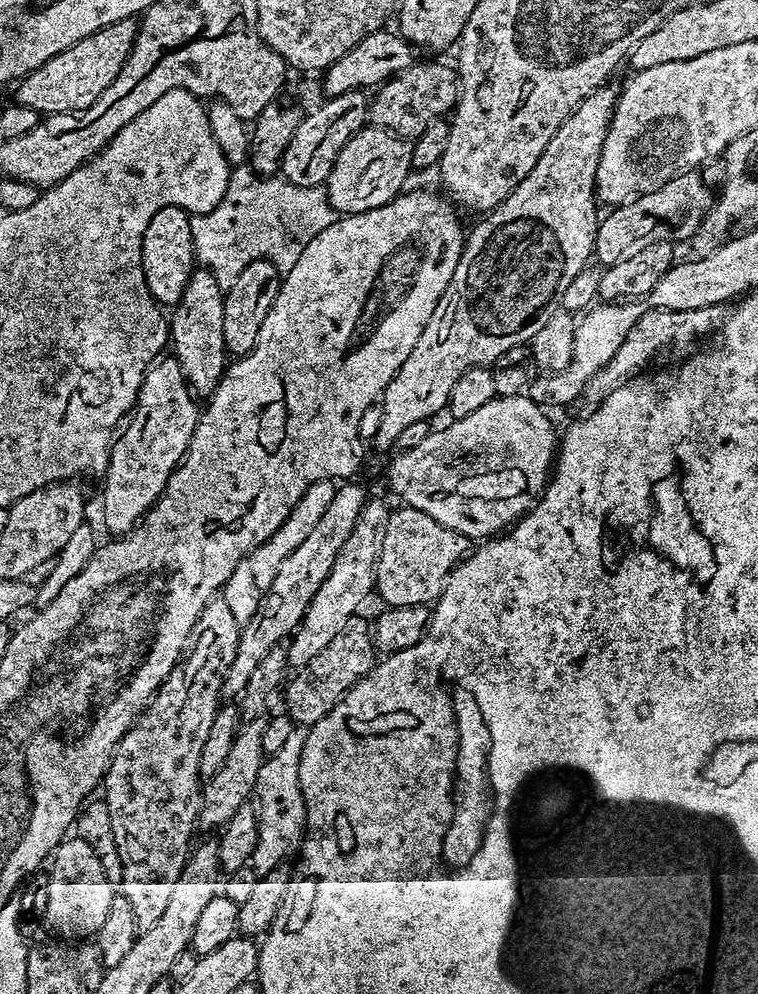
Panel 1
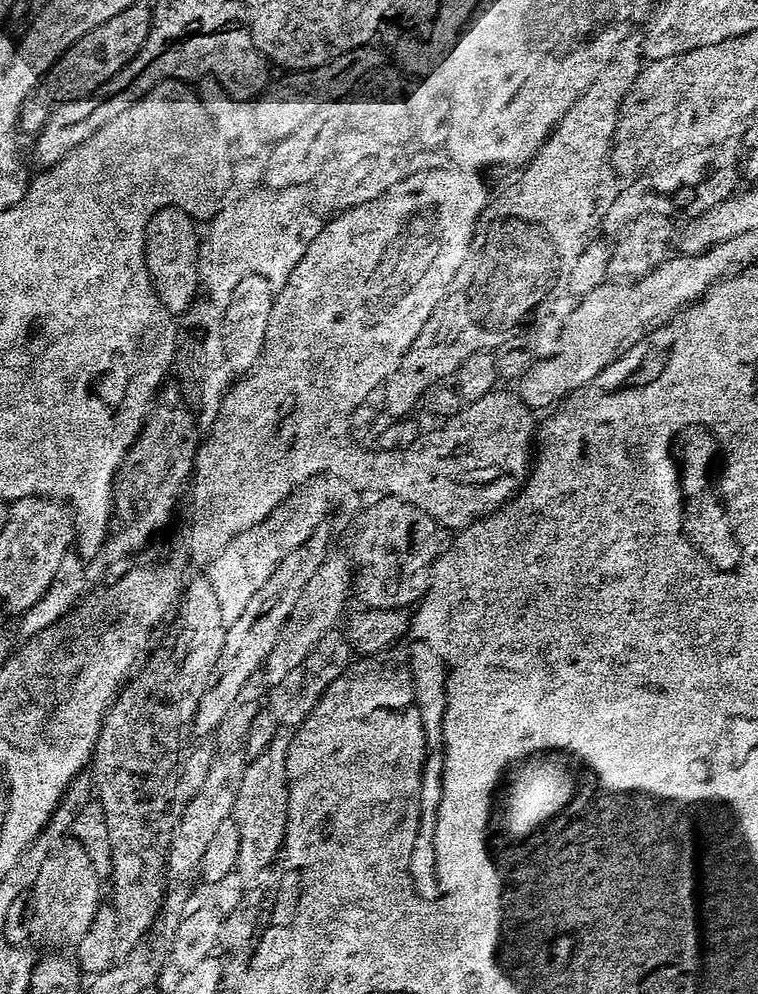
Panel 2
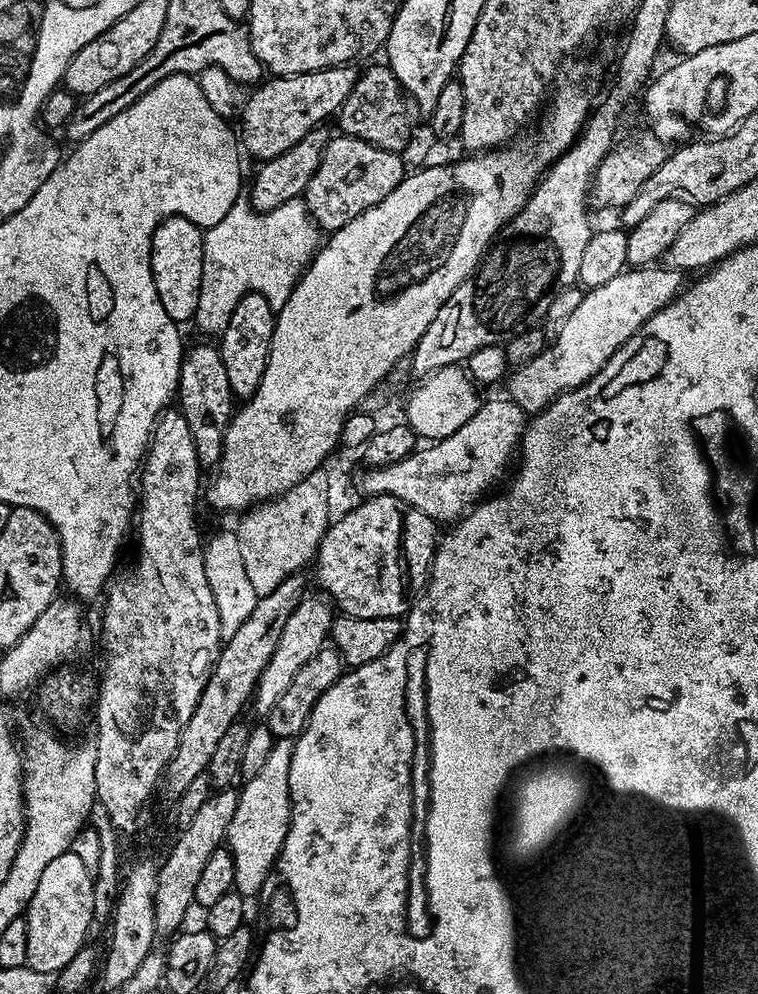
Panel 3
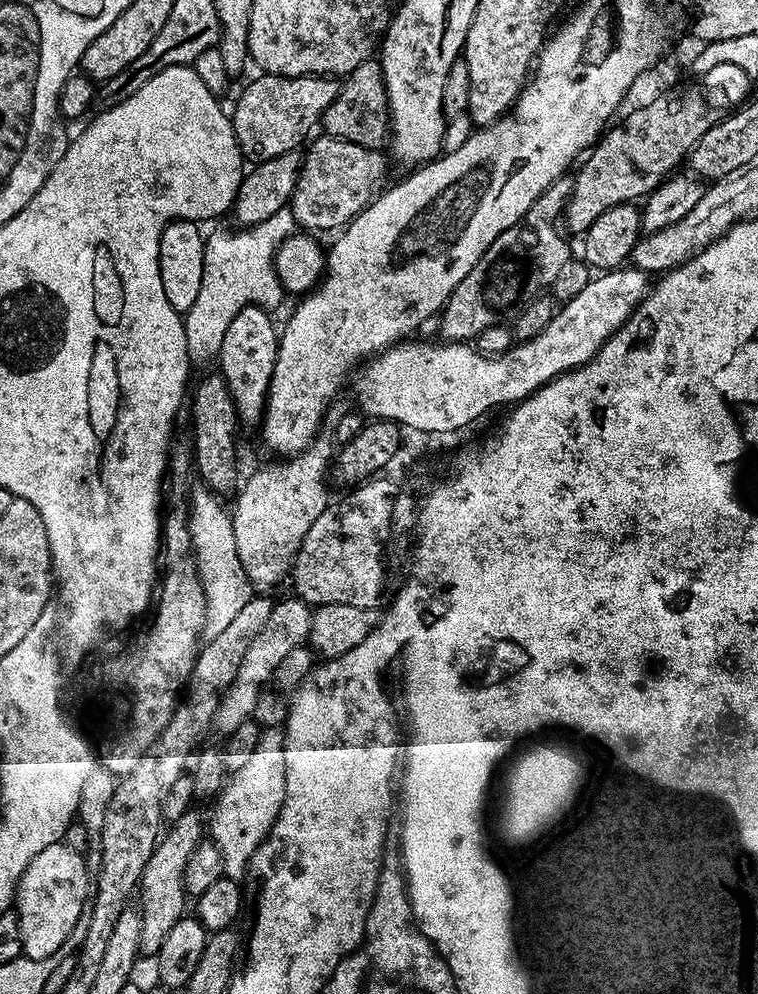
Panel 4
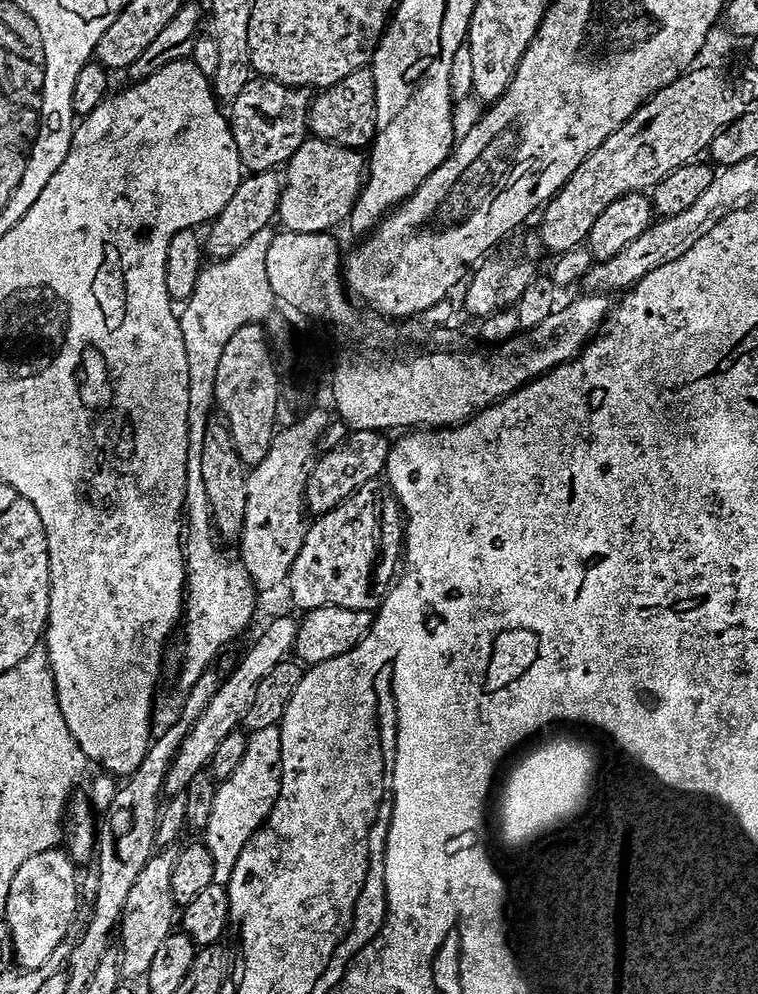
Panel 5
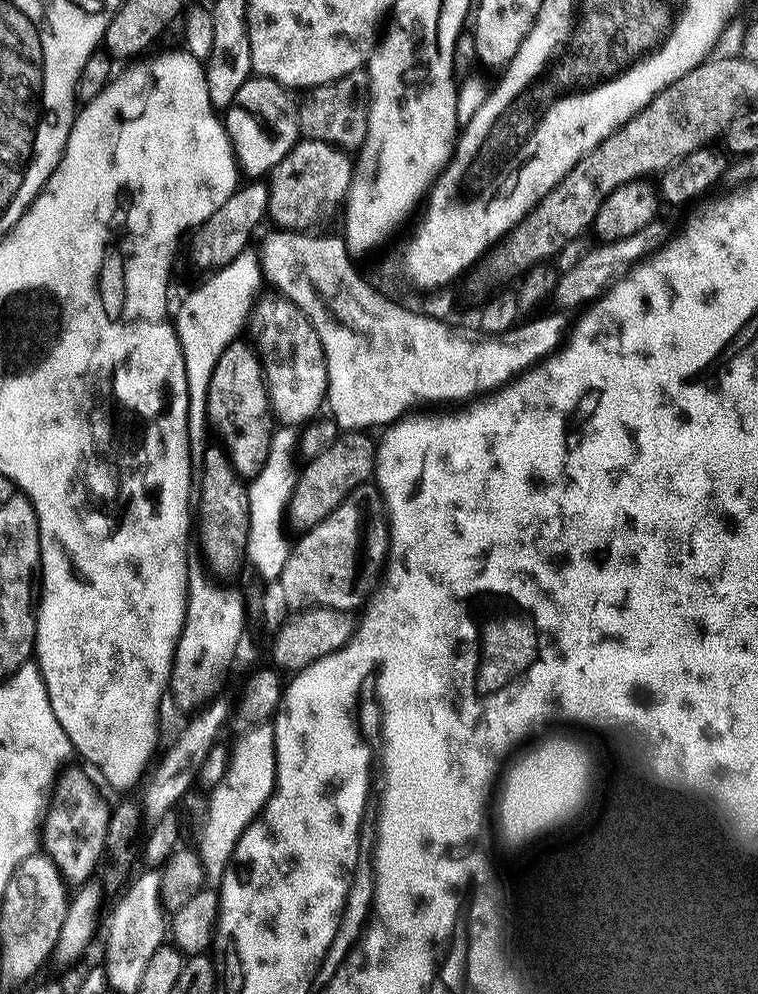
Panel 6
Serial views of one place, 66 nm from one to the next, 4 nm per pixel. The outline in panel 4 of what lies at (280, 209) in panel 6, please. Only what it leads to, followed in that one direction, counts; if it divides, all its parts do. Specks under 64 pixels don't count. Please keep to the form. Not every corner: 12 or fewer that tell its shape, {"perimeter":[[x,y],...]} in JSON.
{"perimeter":[[323,134],[290,207],[301,229],[343,229],[384,180],[385,153]]}

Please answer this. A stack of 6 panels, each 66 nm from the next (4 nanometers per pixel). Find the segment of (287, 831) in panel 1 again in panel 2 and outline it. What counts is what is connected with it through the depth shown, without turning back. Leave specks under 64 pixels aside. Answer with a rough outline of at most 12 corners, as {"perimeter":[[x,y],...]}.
{"perimeter":[[291,731],[277,732],[244,769],[232,814],[236,867],[274,864],[289,812]]}

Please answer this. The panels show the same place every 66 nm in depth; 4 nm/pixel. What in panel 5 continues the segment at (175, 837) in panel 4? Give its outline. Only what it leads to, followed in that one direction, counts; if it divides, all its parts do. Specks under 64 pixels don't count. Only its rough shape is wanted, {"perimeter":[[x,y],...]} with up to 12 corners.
{"perimeter":[[176,852],[142,866],[120,915],[121,977],[147,977],[174,928]]}

